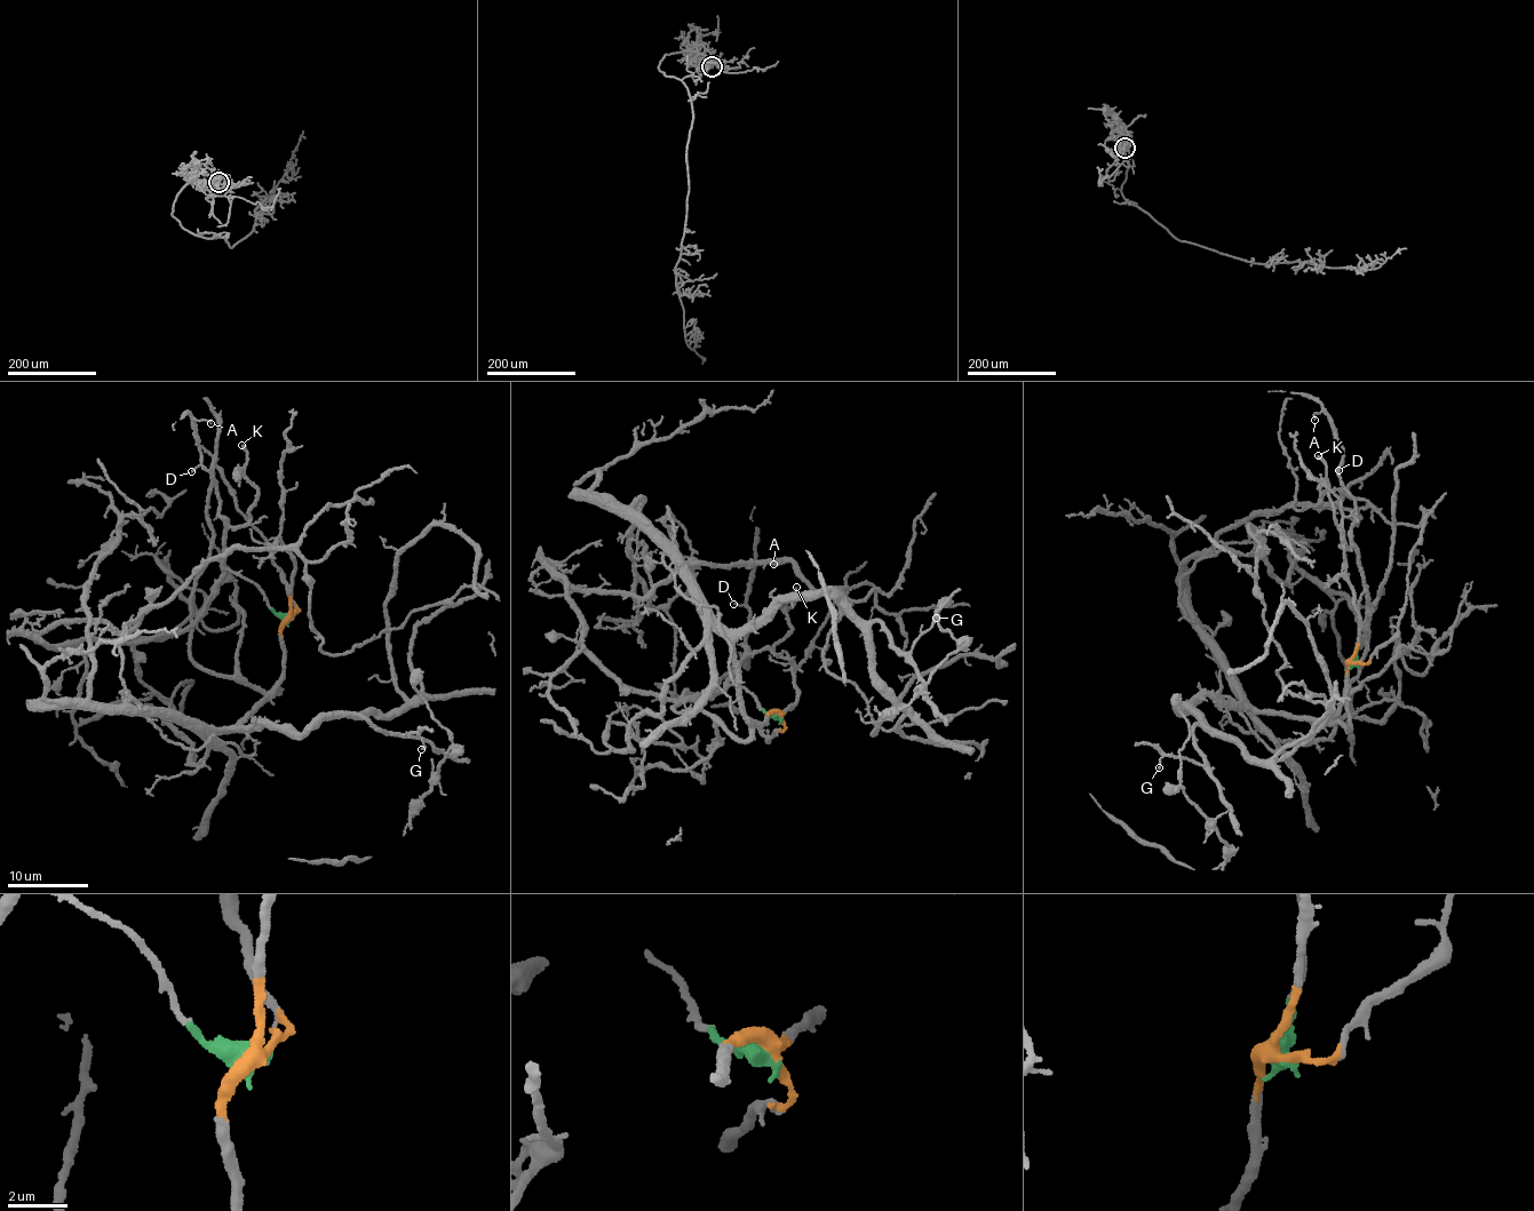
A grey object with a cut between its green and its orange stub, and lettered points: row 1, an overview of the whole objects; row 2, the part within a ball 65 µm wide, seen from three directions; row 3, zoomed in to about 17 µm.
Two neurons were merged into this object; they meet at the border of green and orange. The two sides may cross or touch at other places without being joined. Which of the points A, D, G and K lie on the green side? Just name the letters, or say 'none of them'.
A, D, K

